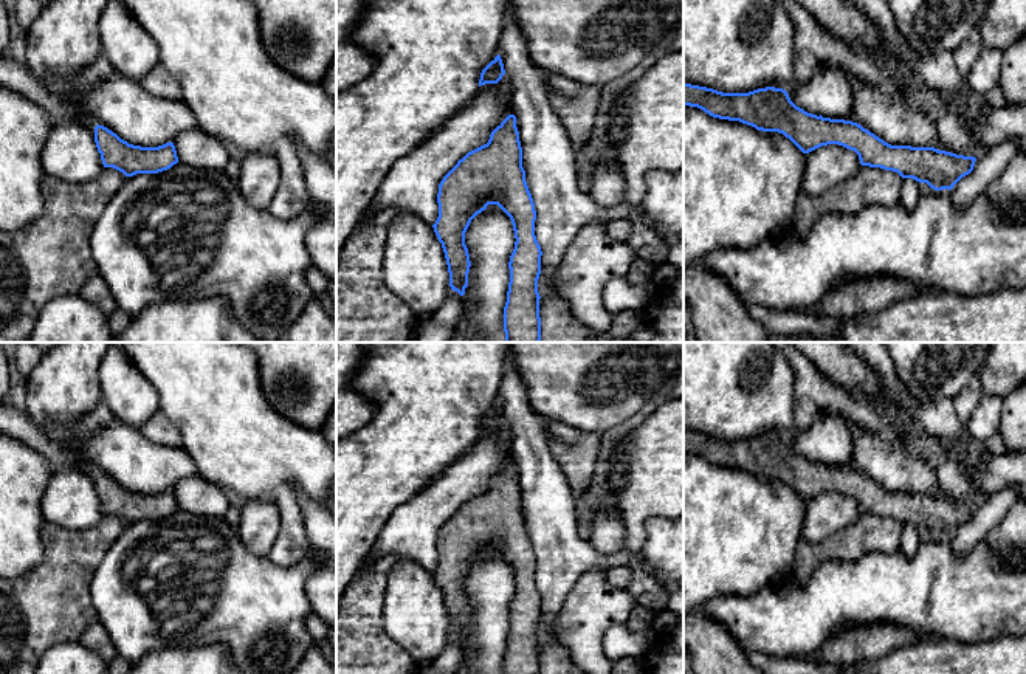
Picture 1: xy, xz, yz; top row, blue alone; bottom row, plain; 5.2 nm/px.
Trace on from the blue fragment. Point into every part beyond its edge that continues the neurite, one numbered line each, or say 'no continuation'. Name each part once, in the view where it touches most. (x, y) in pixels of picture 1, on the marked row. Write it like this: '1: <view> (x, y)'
no continuation

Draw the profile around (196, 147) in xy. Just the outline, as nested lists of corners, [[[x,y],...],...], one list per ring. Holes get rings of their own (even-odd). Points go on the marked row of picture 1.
[[[198,126],[180,132],[172,143],[178,163],[201,170],[225,170],[231,158],[228,144],[206,133]]]

